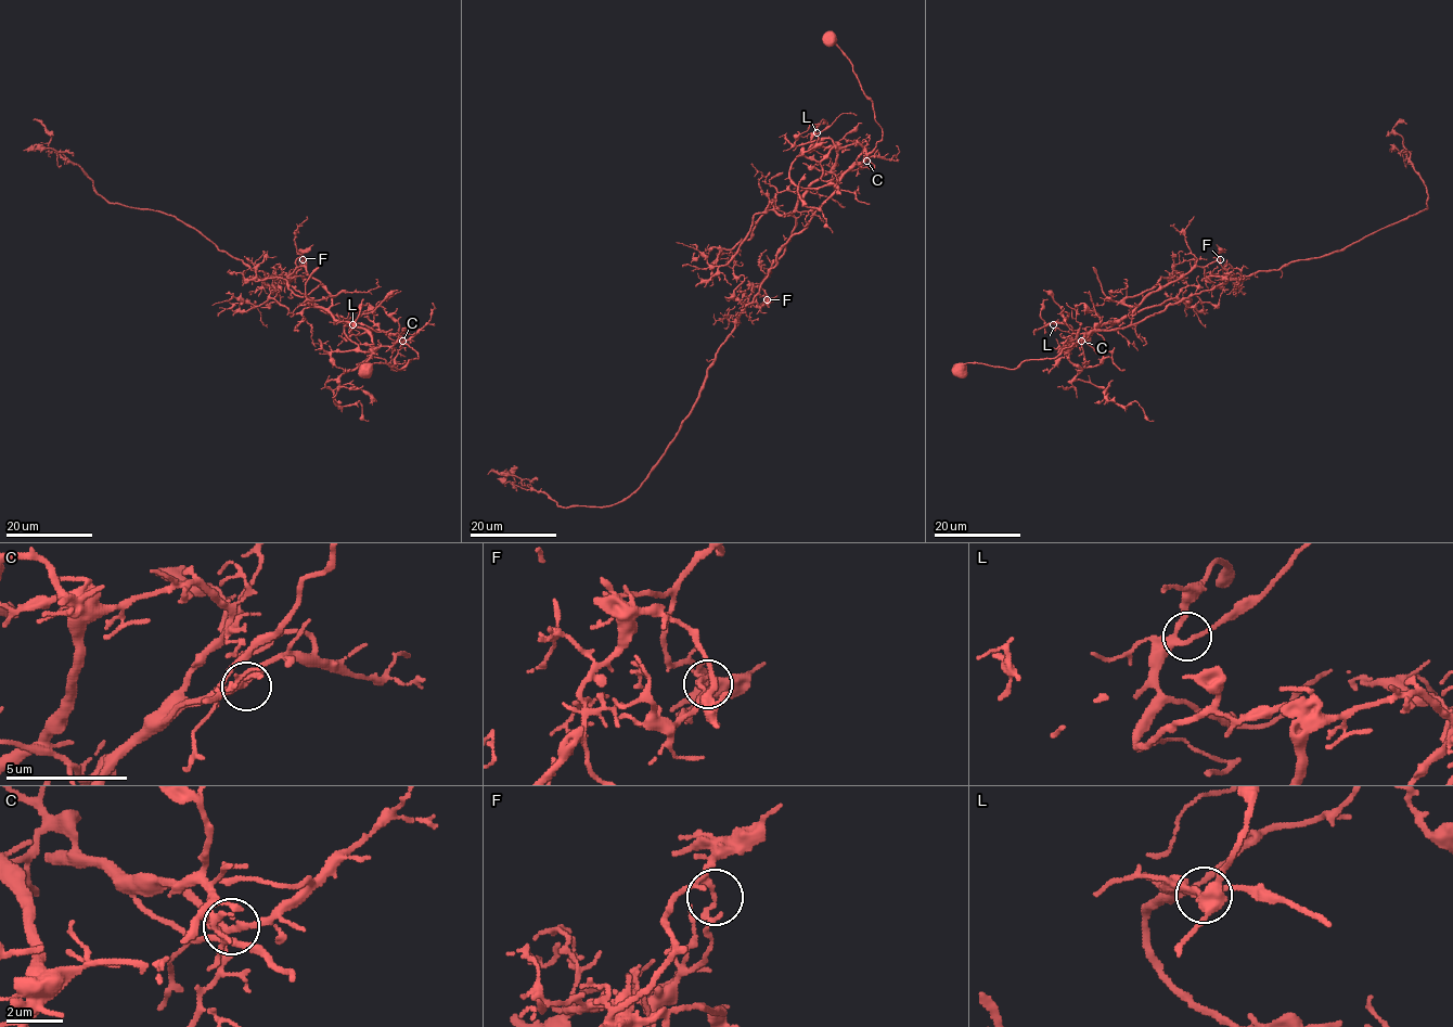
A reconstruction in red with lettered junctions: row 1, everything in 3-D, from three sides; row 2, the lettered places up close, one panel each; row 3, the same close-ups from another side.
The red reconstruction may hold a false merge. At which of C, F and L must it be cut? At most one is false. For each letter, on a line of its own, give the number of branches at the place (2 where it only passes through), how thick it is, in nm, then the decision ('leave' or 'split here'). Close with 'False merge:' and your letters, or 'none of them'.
C: 3 branches meet; 240 nm thick; leave
F: 3 branches meet; 120 nm thick; split here
L: 3 branches meet; 170 nm thick; leave
False merge: F

